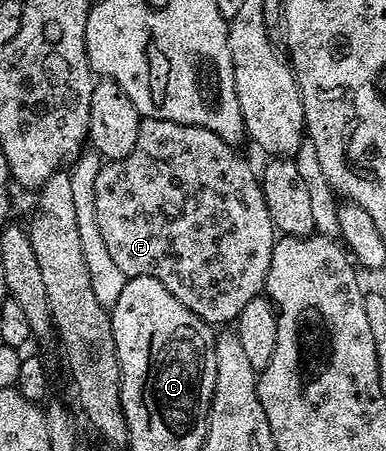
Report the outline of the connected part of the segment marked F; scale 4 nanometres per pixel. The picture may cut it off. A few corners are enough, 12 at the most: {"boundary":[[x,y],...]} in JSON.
{"boundary":[[140,119],[97,230],[212,326],[267,287],[260,177],[213,130]]}

